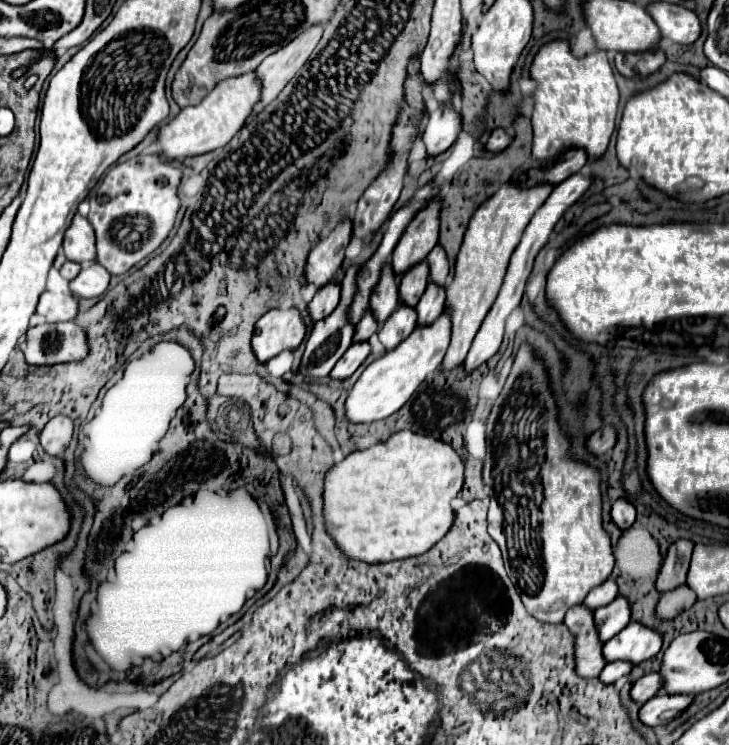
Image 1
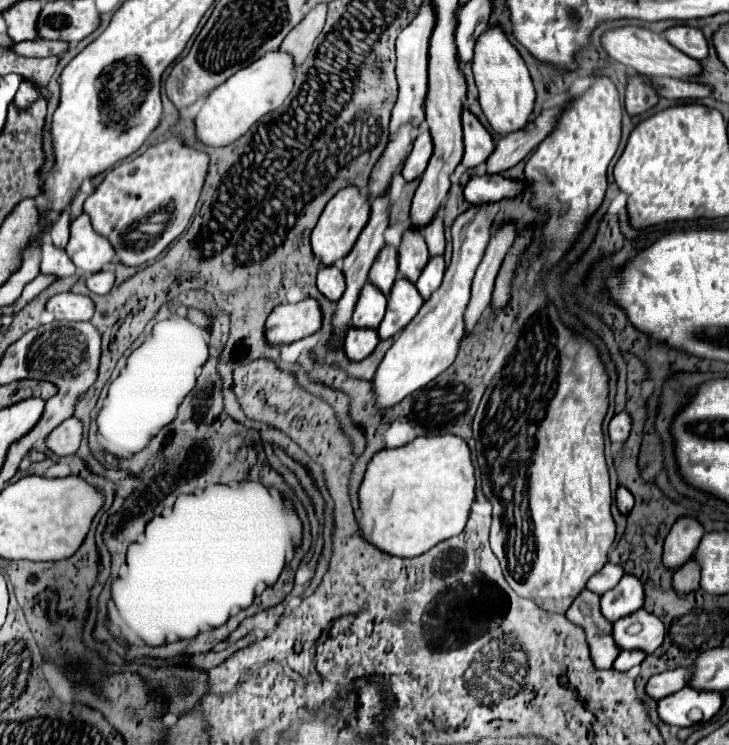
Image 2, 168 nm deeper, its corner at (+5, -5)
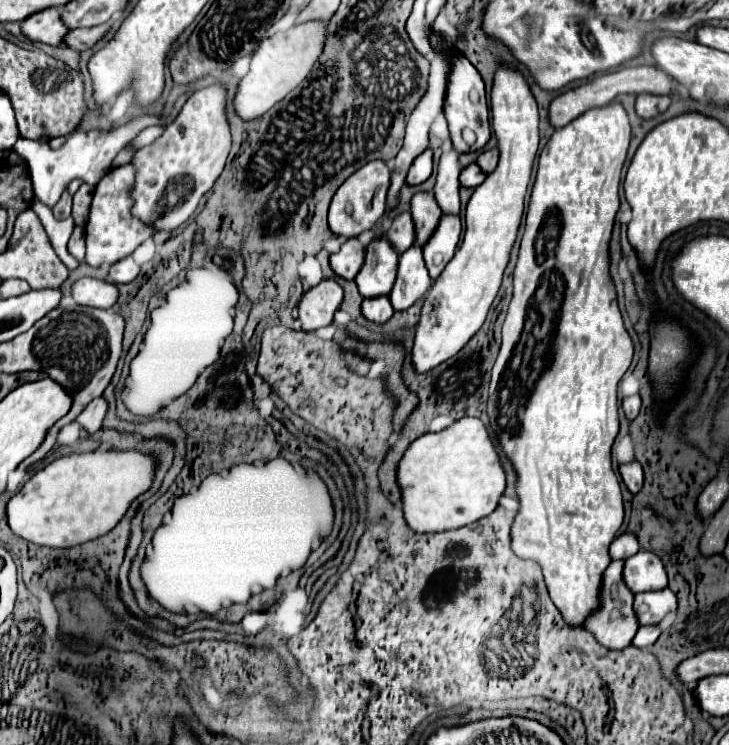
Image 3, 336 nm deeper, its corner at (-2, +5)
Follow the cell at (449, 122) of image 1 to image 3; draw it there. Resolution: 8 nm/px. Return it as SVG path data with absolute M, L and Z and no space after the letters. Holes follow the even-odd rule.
M428 149L412 163L406 175L406 185L420 185L430 177L430 173L432 173L432 151Z

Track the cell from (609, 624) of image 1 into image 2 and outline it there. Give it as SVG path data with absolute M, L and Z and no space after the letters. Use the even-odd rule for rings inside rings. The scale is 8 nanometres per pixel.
M625 575L613 591L607 591L601 597L601 615L609 621L615 623L621 617L627 617L629 613L641 609L643 603L643 587L637 583L637 579Z

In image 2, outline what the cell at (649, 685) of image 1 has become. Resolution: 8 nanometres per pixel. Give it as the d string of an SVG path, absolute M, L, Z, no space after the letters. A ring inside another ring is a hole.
M675 669L675 671L665 671L665 673L659 673L659 675L653 675L649 681L647 681L647 687L645 687L645 693L651 697L651 699L663 699L679 689L683 689L687 683L685 683L685 675L687 671L685 669Z

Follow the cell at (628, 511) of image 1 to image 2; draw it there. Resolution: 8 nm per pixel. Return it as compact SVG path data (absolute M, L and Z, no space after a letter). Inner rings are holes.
M619 487L615 503L617 503L617 509L621 511L621 515L627 515L633 509L633 495L625 487Z

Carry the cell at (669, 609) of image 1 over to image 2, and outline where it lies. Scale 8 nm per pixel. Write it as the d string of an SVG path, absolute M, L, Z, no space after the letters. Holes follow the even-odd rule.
M693 559L689 563L685 563L681 569L677 569L673 573L673 589L679 595L687 595L699 589L699 567L697 563L693 563Z

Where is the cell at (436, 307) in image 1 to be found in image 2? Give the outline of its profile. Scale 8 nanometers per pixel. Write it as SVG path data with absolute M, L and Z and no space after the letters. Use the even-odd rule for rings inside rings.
M431 259L431 261L425 265L425 271L421 273L421 279L415 283L419 295L421 295L425 301L441 287L443 273L445 273L445 263L443 263L443 259Z

